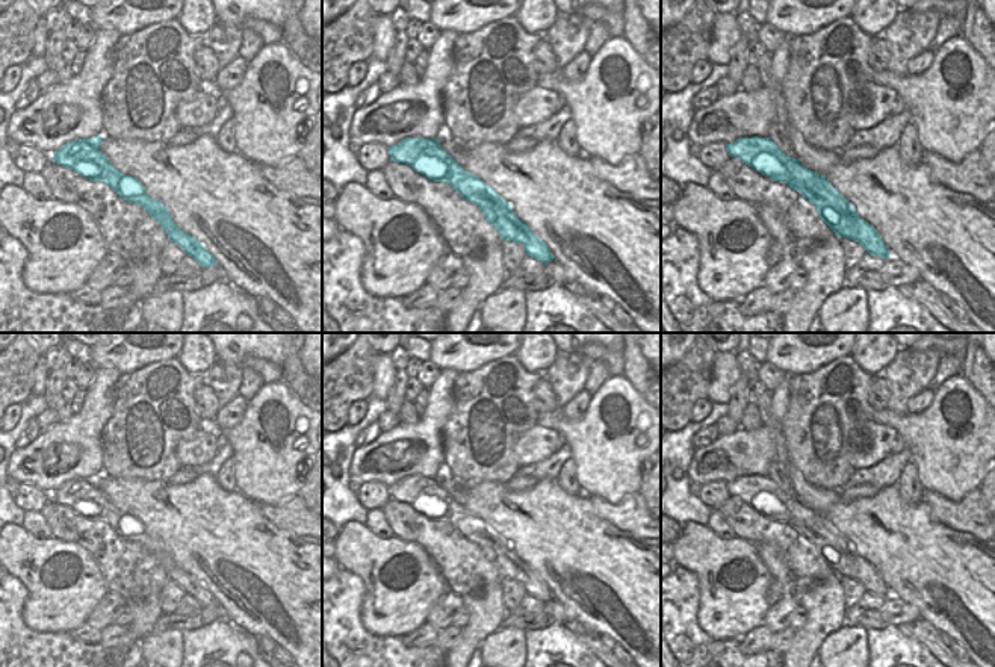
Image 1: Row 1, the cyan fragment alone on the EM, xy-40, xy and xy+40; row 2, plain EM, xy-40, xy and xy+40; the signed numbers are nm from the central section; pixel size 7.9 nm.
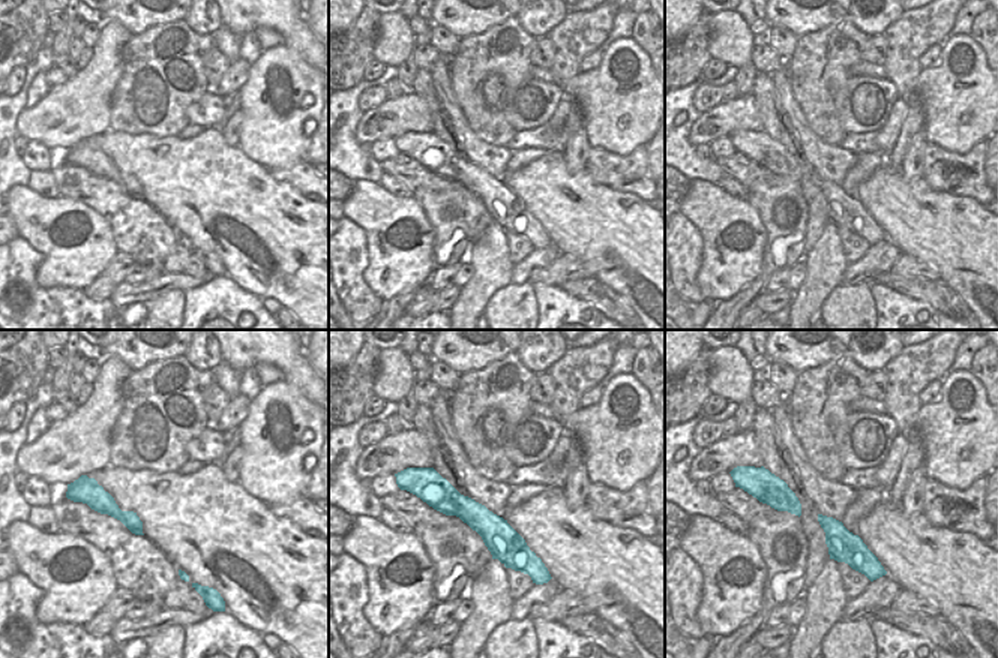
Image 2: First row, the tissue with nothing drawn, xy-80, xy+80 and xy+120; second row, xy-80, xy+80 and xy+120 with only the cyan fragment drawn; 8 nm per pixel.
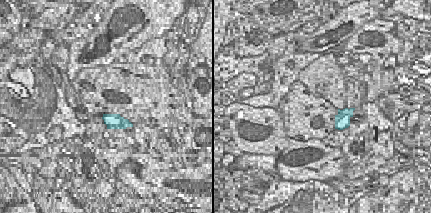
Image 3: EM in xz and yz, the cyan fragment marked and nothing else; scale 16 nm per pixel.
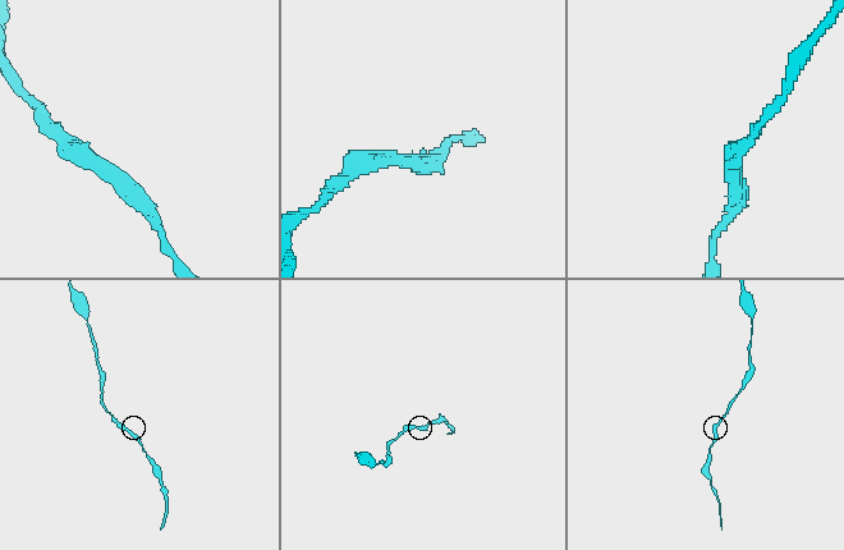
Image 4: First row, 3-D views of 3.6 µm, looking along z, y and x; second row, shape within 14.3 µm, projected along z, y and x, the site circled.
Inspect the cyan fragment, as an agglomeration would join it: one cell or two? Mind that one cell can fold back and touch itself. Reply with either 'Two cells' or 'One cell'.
One cell.

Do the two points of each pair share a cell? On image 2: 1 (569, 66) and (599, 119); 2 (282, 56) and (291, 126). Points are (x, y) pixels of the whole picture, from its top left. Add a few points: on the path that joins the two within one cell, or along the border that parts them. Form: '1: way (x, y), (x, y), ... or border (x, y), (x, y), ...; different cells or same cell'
1: border (550, 69), (559, 78), (572, 78), (580, 71); different cells
2: way (264, 72), (258, 101), (270, 111); same cell

